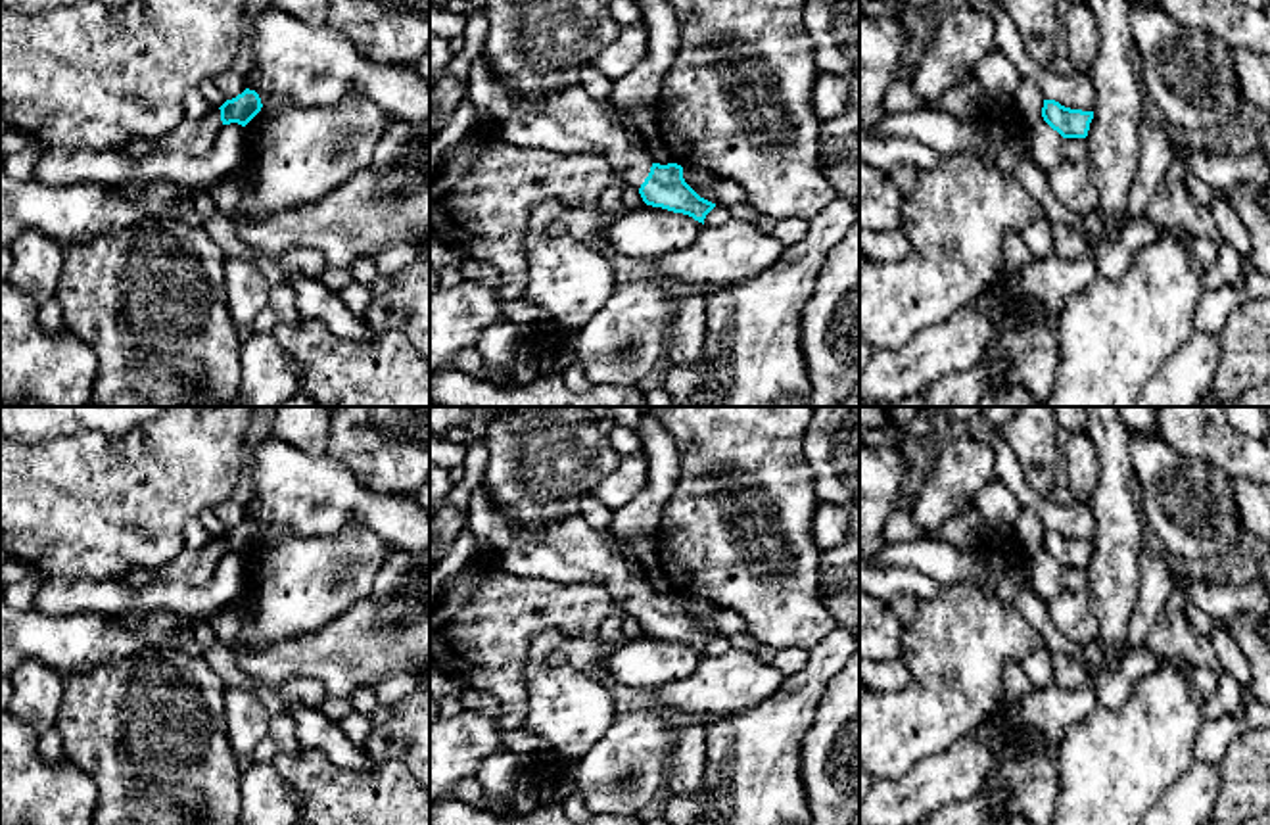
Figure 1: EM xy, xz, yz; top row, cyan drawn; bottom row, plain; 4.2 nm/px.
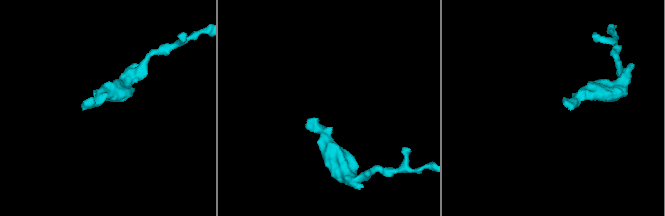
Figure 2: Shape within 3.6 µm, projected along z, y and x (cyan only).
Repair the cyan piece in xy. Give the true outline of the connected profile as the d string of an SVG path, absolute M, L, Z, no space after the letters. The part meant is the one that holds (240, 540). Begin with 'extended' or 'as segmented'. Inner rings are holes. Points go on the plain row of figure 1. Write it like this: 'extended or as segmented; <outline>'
extended; M246 518L236 528L226 530L221 537L211 537L201 549L184 547L167 566L157 570L134 570L115 581L127 589L144 589L155 579L201 587L213 578L217 564L224 554L238 553L246 556L261 537L259 524Z

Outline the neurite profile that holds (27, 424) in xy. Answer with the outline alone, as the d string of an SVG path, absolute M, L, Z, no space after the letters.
M0 407L0 434L19 443L44 443L86 432L125 436L167 407Z

